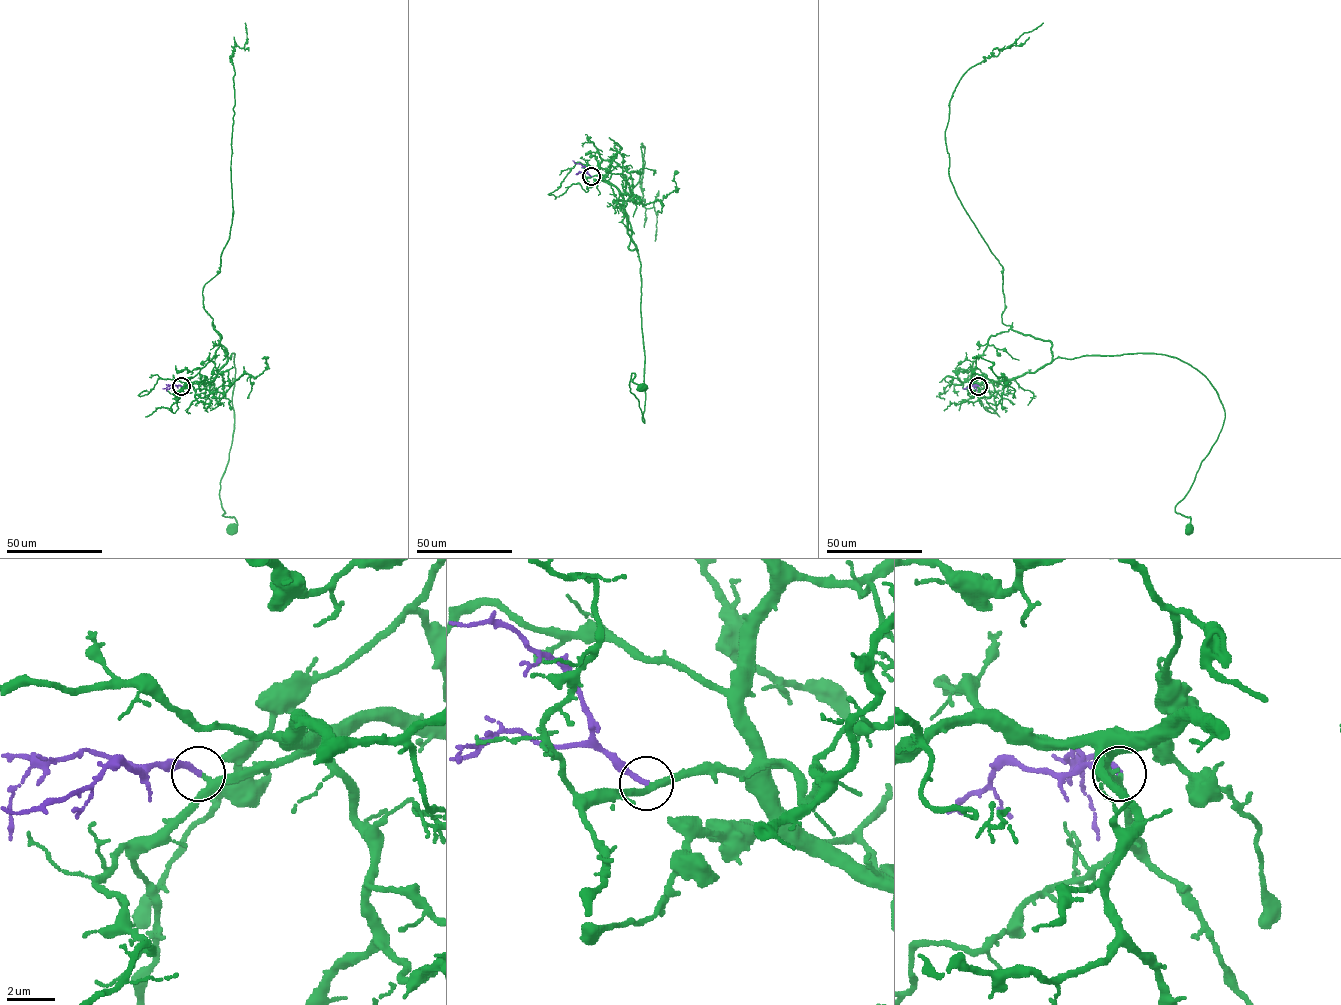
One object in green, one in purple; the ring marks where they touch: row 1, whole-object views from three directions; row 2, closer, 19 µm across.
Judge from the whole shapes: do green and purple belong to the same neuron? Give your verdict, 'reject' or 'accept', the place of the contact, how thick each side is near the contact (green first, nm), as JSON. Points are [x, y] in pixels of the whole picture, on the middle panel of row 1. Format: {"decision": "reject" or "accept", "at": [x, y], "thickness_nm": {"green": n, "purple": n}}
{"decision": "accept", "at": [591, 176], "thickness_nm": {"green": 240, "purple": 240}}

